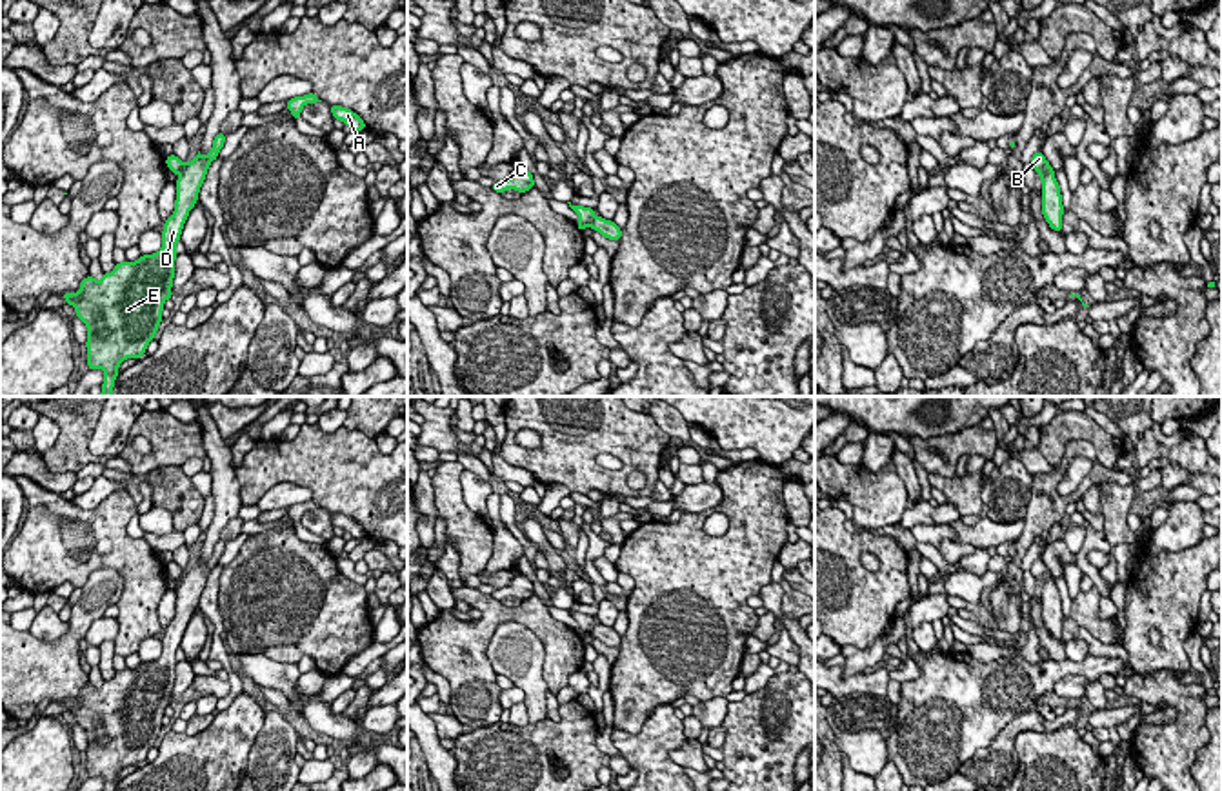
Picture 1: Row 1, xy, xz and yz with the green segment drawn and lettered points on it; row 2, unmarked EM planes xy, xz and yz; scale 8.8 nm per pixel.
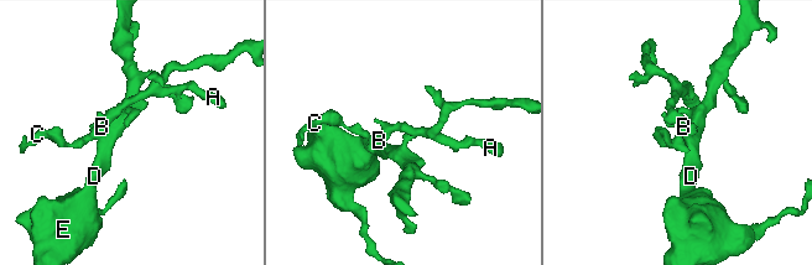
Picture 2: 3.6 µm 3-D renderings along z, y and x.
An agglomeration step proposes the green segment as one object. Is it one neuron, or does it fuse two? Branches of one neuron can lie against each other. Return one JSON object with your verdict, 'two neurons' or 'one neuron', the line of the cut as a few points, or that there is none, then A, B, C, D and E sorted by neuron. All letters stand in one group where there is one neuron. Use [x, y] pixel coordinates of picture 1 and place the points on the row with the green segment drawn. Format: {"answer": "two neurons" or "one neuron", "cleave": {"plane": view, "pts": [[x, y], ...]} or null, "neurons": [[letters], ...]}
{"answer": "two neurons", "cleave": {"plane": "xy", "pts": [[186, 164], [180, 175]]}, "neurons": [["A", "B", "C"], ["D", "E"]]}

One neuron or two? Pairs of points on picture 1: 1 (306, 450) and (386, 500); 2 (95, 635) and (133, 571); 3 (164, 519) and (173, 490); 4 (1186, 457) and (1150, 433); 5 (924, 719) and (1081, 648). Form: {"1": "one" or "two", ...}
{"1": "one", "2": "two", "3": "two", "4": "one", "5": "two"}

